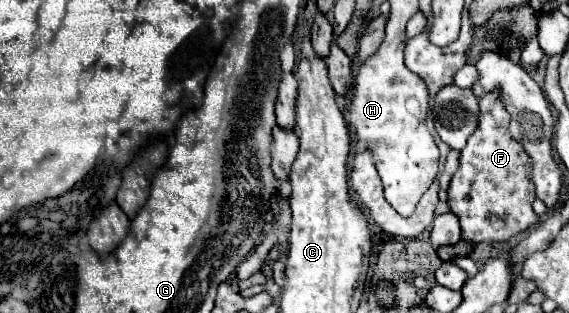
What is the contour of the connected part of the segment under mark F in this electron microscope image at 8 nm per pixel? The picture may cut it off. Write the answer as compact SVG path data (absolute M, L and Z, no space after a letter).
M498 92L480 98L478 128L460 152L460 166L448 186L448 206L458 214L462 240L466 242L506 242L518 232L538 222L532 210L534 184L530 184L530 158L508 134L510 114L504 110Z

